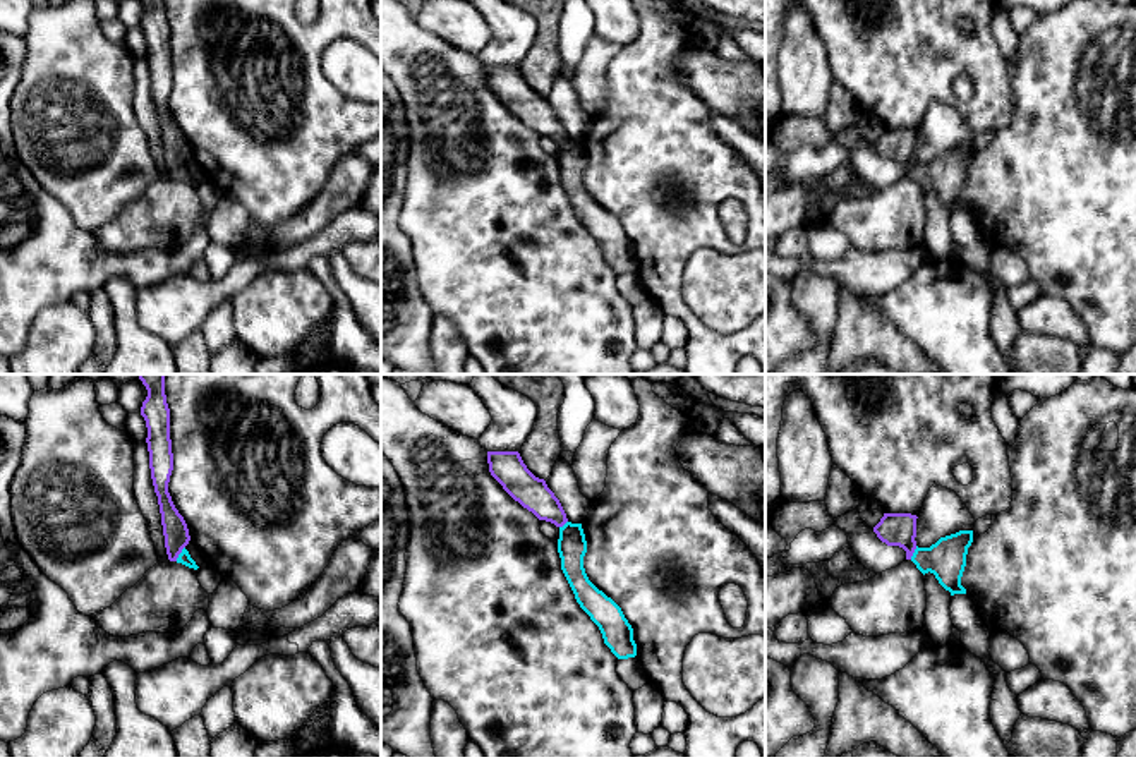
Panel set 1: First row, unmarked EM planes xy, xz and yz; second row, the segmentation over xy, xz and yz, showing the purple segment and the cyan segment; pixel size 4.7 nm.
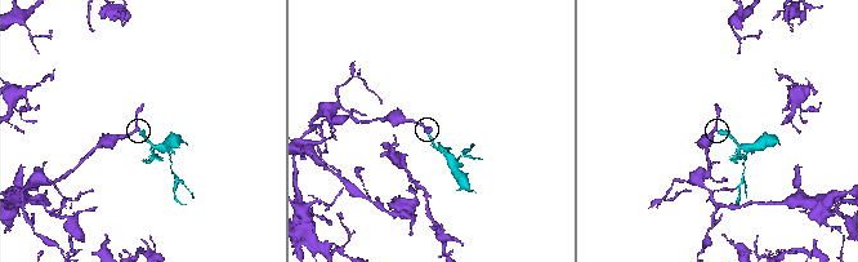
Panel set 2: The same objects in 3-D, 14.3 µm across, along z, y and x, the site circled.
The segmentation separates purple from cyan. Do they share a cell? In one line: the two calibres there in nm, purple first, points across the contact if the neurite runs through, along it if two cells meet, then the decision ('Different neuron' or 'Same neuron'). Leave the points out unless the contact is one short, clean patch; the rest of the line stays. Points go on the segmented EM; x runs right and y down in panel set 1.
Thickness 120 nm (purple) against 60 nm. Path across: xy (175, 531), (181, 551), (184, 557). Same neuron

